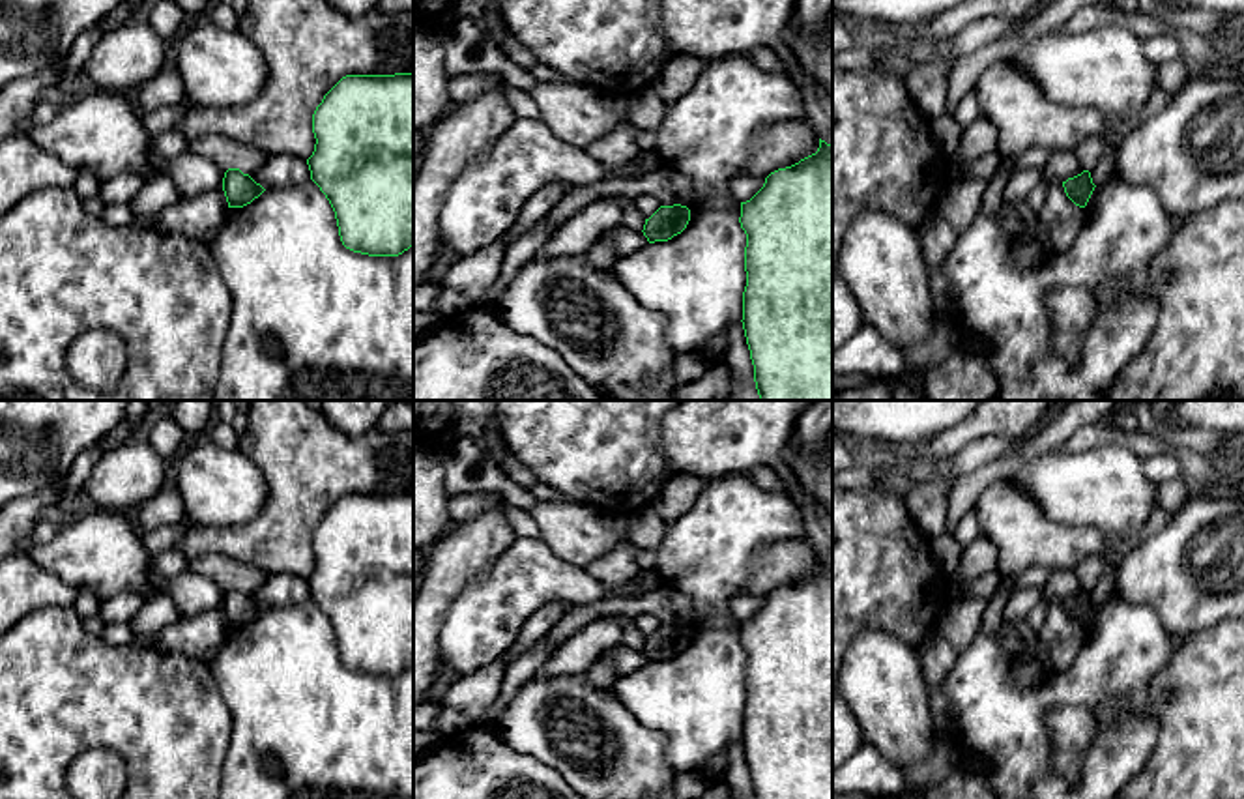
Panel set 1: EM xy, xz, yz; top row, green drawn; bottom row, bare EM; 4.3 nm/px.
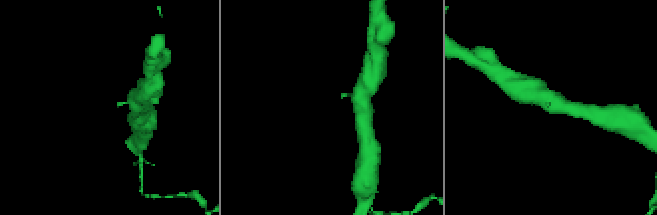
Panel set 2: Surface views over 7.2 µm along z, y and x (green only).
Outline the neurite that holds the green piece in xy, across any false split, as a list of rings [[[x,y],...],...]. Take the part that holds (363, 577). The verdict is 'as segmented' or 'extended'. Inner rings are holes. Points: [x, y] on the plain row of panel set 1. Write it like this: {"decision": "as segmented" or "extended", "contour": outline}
{"decision": "as segmented", "contour": [[[413,492],[346,494],[312,533],[311,599],[329,619],[340,661],[369,676],[413,666]]]}

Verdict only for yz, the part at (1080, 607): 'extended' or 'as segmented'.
as segmented

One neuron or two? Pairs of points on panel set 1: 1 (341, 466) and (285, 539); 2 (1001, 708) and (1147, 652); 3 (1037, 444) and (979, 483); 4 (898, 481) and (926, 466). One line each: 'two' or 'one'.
1: one
2: one
3: one
4: one

